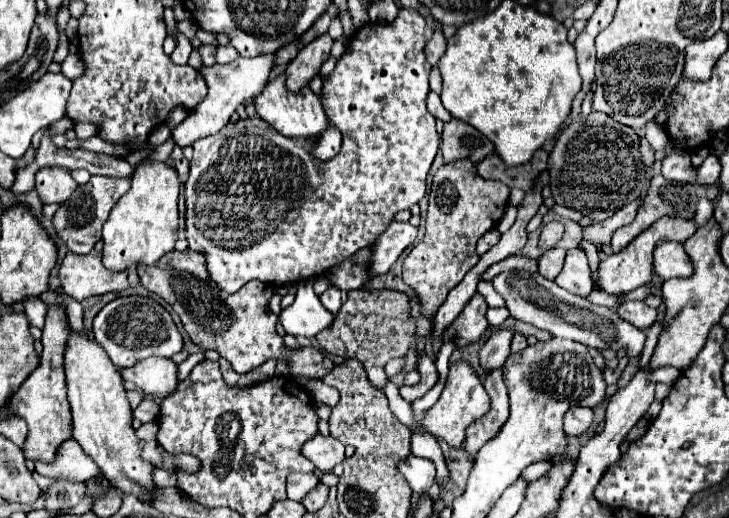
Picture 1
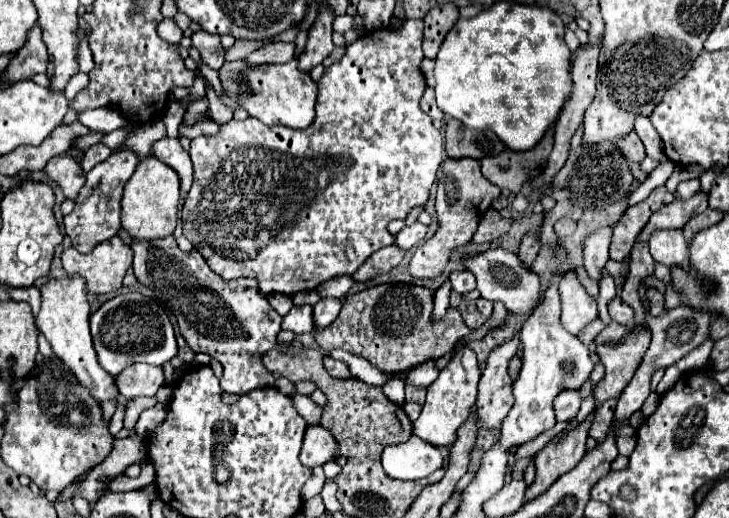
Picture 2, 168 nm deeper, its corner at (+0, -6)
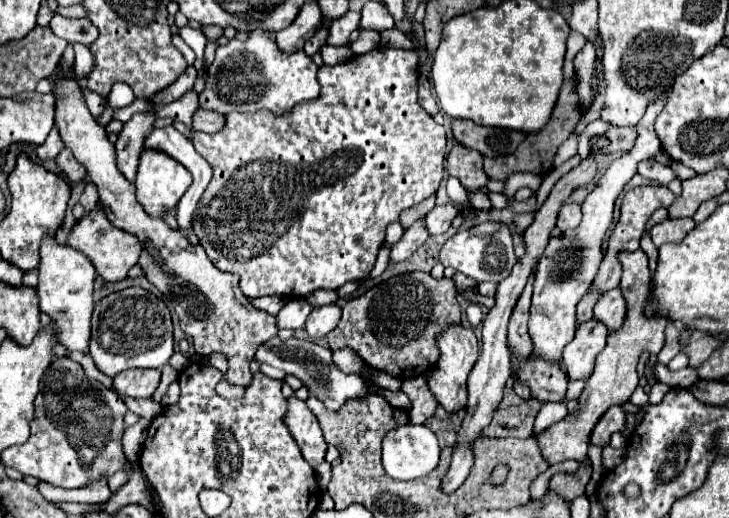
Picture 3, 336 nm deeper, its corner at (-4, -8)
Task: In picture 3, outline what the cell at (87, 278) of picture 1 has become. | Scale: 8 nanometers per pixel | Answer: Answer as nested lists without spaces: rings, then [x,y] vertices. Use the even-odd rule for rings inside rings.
[[[96,203],[96,207],[92,211],[88,211],[72,229],[68,235],[68,245],[82,251],[96,267],[96,271],[106,279],[106,281],[122,281],[128,273],[128,269],[132,265],[138,263],[140,257],[140,241],[136,239],[136,235],[130,235],[118,227],[114,227],[112,223],[108,223],[104,207],[100,203]]]

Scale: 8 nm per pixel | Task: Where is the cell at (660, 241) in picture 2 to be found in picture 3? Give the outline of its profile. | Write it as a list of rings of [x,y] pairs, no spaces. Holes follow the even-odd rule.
[[[686,217],[686,219],[666,219],[658,225],[654,225],[650,229],[650,237],[654,241],[656,247],[664,245],[664,243],[678,243],[684,239],[684,235],[694,227],[694,219]]]

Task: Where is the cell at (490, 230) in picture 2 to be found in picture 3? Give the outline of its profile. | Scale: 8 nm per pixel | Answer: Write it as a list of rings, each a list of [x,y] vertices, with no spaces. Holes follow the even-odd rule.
[[[466,189],[468,193],[468,199],[470,199],[470,205],[476,207],[476,209],[482,209],[482,211],[488,211],[492,209],[492,203],[488,199],[488,195],[484,191],[472,191],[472,189]]]

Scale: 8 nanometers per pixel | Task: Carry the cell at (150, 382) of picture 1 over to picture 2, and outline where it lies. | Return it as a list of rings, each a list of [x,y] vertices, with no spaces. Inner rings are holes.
[[[132,365],[116,377],[116,387],[126,399],[134,399],[138,395],[152,397],[164,383],[166,377],[162,367],[152,365]]]

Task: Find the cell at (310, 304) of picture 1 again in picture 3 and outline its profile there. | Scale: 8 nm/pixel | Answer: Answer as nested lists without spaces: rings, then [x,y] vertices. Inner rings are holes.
[[[288,299],[286,305],[276,315],[278,329],[300,329],[304,327],[312,305],[306,299]]]

